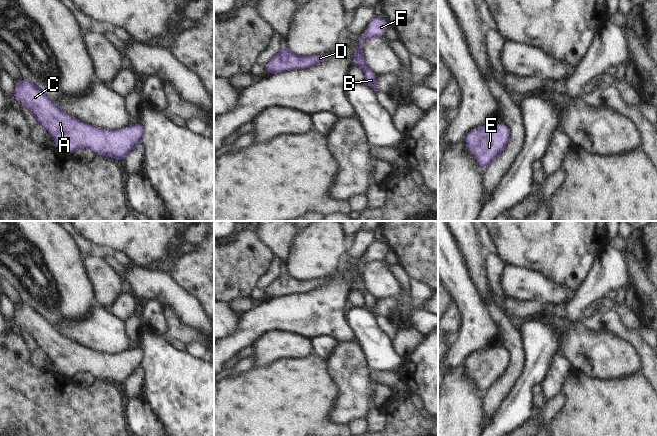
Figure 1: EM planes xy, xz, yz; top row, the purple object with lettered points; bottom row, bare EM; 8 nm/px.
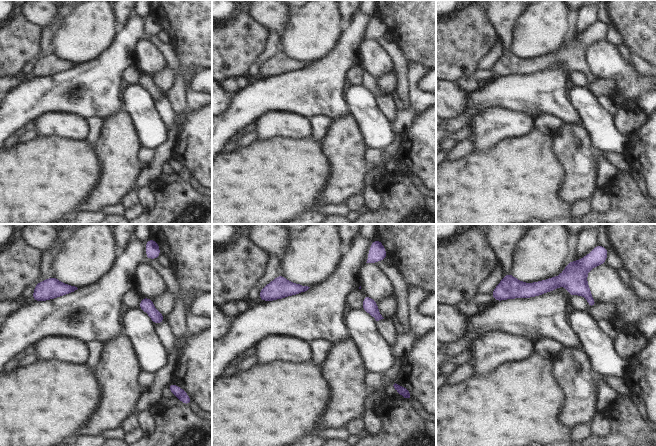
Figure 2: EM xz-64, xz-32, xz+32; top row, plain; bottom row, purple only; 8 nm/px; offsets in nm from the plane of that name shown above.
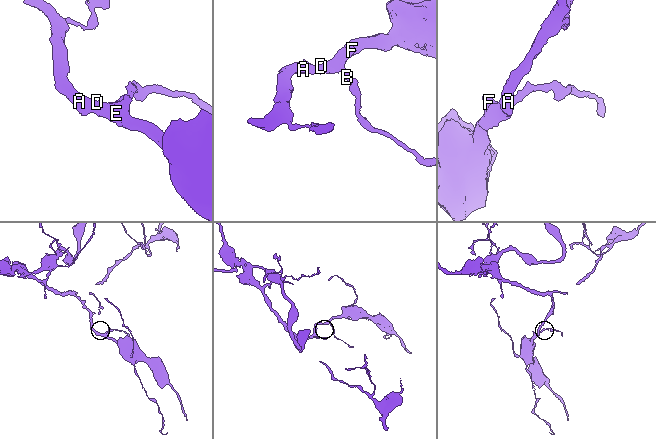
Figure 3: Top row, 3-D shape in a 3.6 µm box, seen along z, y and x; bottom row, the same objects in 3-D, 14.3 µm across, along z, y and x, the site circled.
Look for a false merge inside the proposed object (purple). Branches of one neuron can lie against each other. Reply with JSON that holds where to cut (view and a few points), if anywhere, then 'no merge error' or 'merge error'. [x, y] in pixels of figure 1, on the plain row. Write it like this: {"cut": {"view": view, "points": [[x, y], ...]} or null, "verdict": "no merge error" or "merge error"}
{"cut": null, "verdict": "no merge error"}

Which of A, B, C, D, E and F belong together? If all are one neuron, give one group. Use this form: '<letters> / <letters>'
A B C D E F

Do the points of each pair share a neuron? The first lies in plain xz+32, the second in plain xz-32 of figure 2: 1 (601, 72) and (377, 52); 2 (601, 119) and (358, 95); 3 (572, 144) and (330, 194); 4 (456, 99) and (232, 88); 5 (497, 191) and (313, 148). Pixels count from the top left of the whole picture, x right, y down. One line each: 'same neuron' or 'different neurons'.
1: same neuron
2: same neuron
3: same neuron
4: different neurons
5: same neuron

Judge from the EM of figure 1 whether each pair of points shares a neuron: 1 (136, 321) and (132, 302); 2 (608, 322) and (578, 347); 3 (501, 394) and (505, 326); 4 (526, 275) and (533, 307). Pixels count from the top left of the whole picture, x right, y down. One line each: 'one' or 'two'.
1: two
2: two
3: one
4: two

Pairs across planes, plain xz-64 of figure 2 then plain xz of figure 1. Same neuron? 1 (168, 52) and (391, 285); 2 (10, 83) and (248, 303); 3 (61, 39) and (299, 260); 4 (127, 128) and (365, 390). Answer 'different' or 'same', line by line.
1: different
2: same
3: same
4: same

